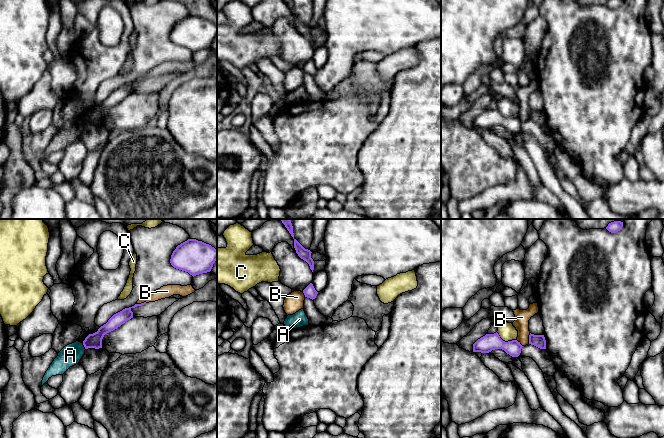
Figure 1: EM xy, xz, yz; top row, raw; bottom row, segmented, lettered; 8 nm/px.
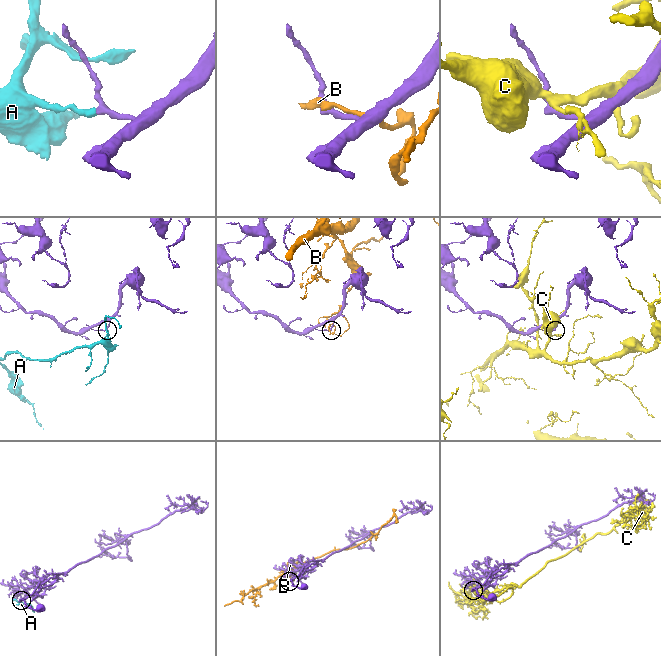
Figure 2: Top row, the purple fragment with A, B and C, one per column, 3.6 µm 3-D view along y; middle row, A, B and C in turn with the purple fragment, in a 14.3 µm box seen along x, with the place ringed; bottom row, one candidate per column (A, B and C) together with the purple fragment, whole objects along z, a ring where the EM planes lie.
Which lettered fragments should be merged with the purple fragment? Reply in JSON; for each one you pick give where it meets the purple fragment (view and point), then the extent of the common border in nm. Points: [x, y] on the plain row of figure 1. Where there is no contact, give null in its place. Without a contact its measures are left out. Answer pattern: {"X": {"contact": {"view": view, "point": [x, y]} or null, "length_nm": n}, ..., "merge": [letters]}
{"merge": []}

